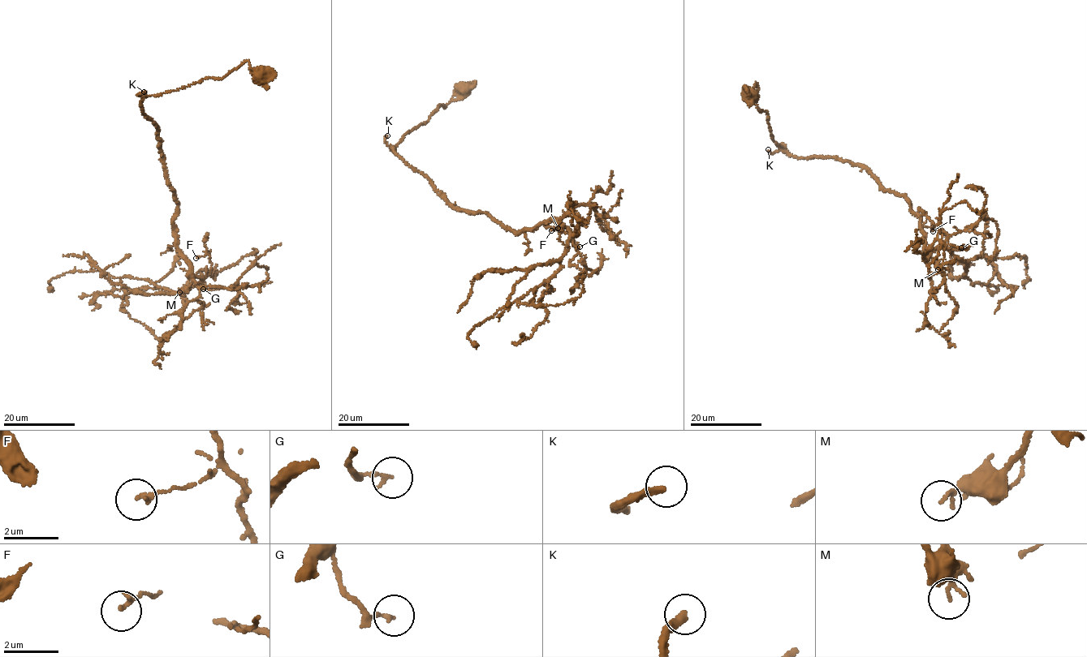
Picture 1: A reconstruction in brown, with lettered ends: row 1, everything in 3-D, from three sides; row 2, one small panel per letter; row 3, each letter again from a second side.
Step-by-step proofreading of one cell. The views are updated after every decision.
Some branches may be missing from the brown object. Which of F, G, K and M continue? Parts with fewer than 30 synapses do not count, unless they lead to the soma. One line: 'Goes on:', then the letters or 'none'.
Goes on: K

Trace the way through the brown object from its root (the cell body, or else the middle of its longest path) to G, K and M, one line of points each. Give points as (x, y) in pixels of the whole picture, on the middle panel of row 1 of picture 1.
G: (460, 91), (403, 136), (396, 155), (456, 208), (484, 212), (520, 234), (554, 220), (580, 246)
K: (460, 91), (446, 106), (441, 105), (425, 122), (413, 128), (394, 148), (389, 147), (386, 141), (387, 135)
M: (460, 91), (403, 136), (396, 155), (456, 208), (484, 212), (520, 234), (553, 218), (562, 223), (558, 228)

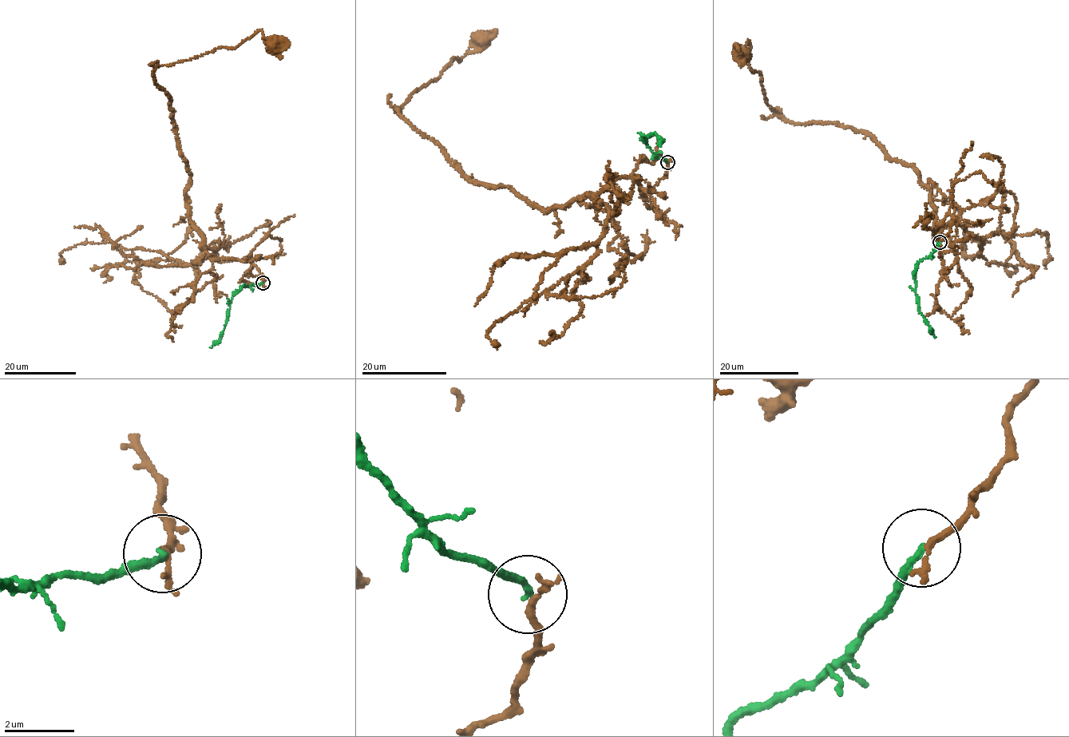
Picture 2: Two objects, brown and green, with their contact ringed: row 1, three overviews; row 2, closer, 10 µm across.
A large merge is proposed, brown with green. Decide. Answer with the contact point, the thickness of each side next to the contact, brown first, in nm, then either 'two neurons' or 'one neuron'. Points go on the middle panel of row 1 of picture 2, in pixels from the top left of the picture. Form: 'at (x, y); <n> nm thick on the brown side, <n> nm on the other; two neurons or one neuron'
at (667, 162); 150 nm thick on the brown side, 190 nm on the other; one neuron

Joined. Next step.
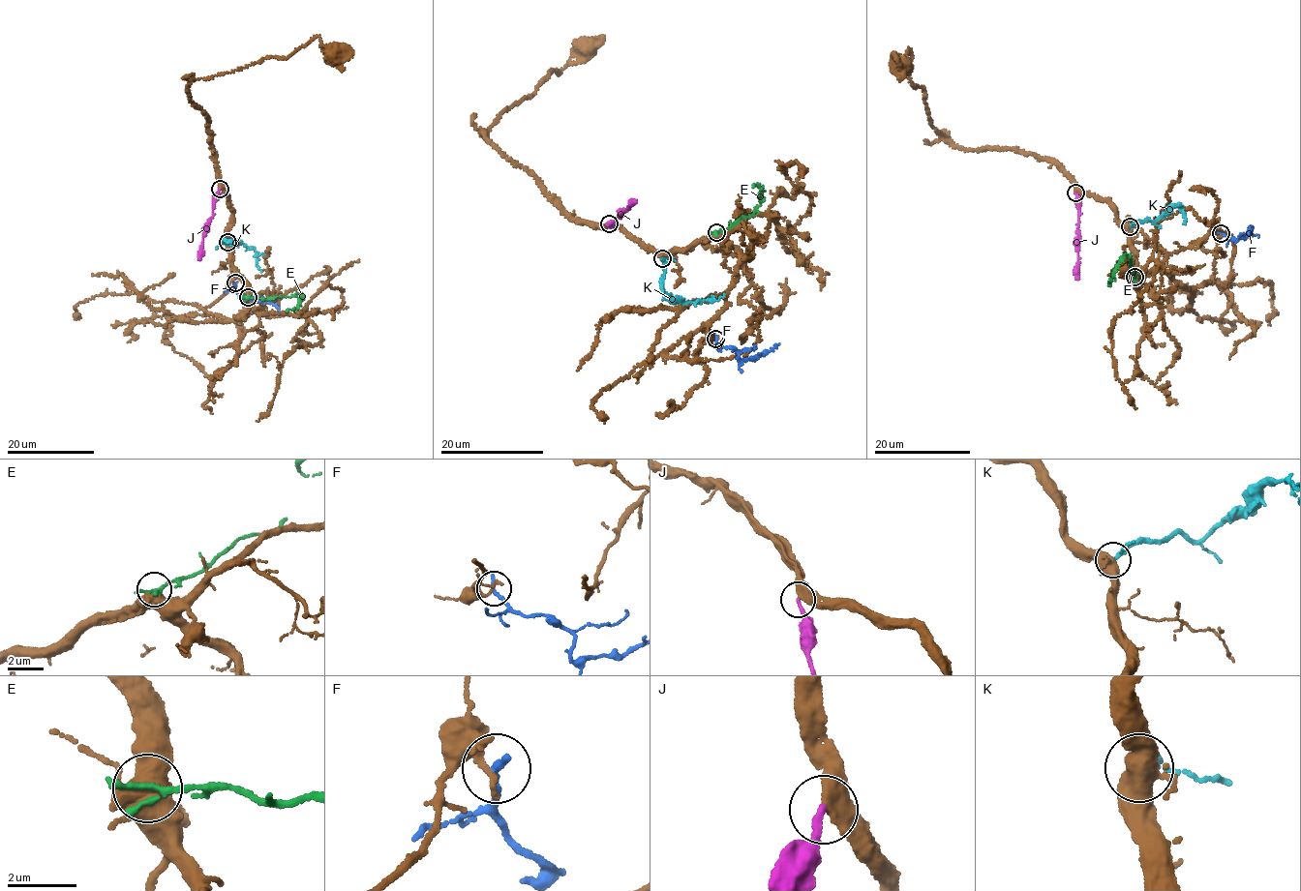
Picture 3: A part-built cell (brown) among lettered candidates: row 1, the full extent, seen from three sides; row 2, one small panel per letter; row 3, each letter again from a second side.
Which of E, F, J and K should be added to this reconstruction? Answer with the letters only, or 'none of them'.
K

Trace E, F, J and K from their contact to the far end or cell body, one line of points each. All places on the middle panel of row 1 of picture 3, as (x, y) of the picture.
E: (716, 232), (749, 217), (759, 204), (758, 195), (762, 190), (753, 186)
F: (715, 340), (722, 345), (736, 349), (741, 361), (757, 357), (778, 343)
J: (608, 223), (615, 222), (634, 201)
K: (662, 258), (664, 273), (661, 284), (671, 298), (687, 303), (709, 301), (724, 295)

